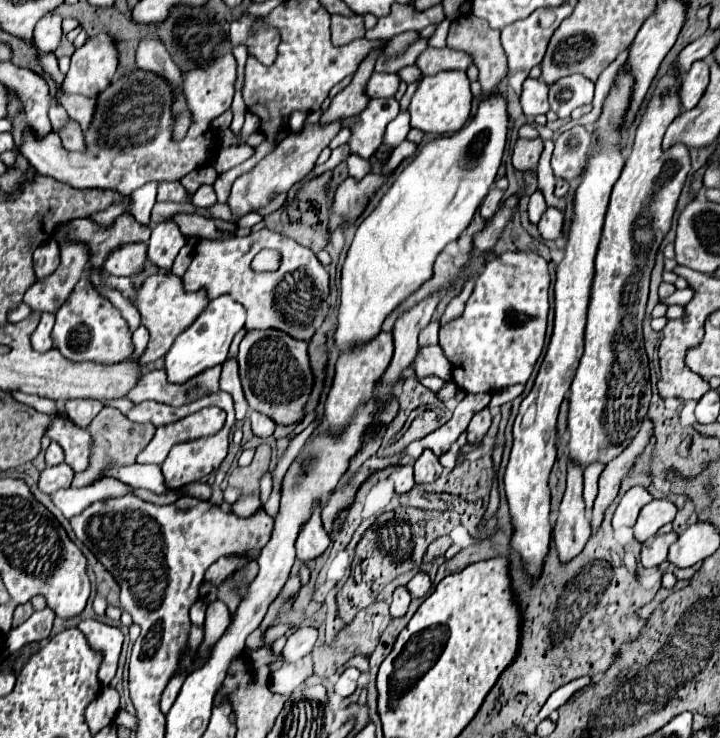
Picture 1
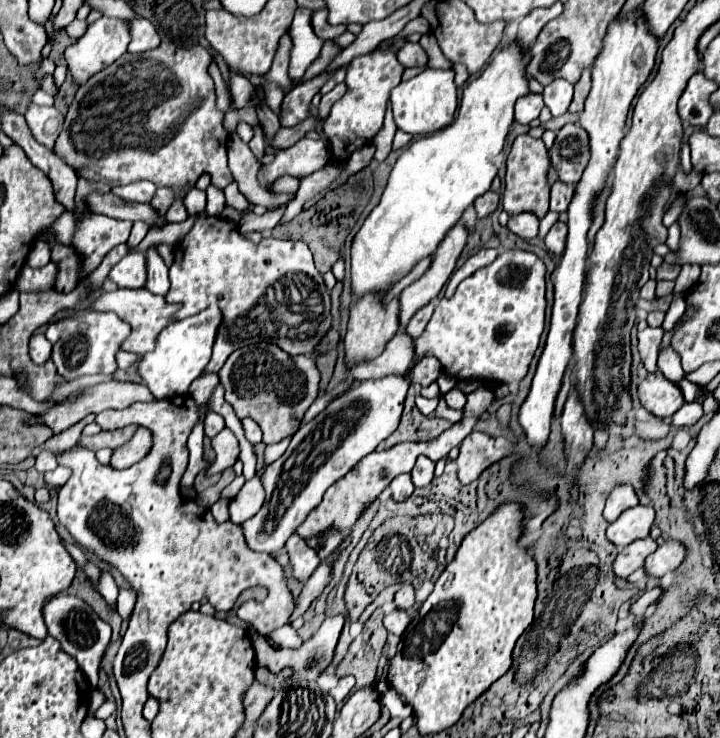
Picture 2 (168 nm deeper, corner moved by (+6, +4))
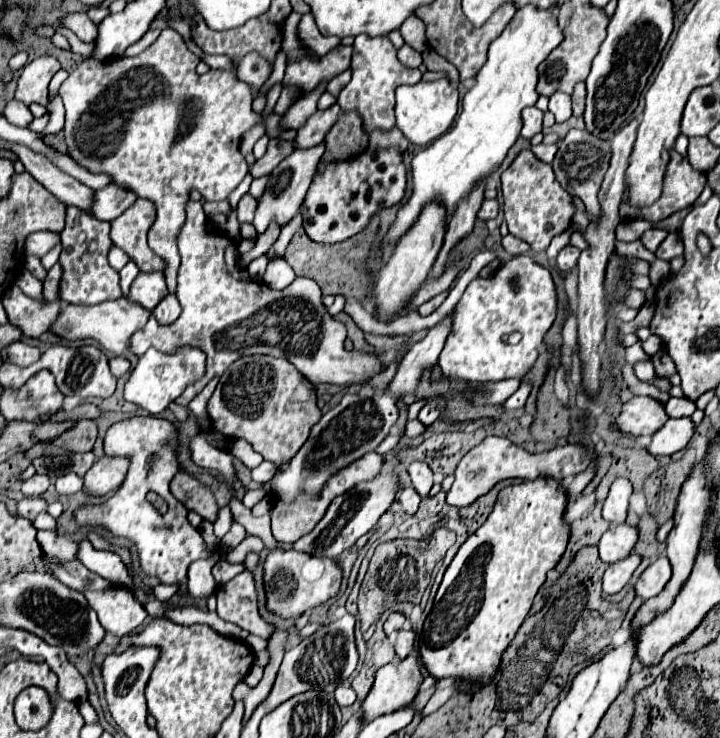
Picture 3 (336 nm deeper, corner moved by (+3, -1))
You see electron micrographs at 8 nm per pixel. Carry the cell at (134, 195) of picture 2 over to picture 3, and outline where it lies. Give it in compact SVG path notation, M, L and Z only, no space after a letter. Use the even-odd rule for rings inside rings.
M117 184L105 186L103 190L97 190L93 194L93 204L89 208L89 214L95 216L97 220L111 222L115 216L123 214L123 210L127 210L127 206L135 202L135 198L137 196L131 190L125 190Z

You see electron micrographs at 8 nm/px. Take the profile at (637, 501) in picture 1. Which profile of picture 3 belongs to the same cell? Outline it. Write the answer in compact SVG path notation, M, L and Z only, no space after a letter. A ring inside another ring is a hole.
M617 478L611 484L609 496L603 502L603 518L607 522L611 522L611 524L623 524L625 522L631 492L633 492L633 488L631 488L631 482L627 482L627 478Z

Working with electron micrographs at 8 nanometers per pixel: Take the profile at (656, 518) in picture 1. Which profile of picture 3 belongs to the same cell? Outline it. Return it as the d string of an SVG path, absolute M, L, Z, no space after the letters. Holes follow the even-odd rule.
M611 524L609 530L601 536L597 548L599 548L599 558L605 564L613 564L617 560L623 560L629 556L631 548L637 542L637 528L627 526L627 524Z

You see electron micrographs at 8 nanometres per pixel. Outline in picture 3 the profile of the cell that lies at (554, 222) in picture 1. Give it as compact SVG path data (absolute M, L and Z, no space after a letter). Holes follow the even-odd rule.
M565 246L561 252L559 252L559 256L557 256L557 268L561 270L561 272L569 272L569 270L573 270L575 266L577 266L577 258L579 258L579 250L577 248L573 248L573 246Z

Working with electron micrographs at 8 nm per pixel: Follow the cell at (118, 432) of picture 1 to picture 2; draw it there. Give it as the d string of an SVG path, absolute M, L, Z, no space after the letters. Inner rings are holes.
M128 425L114 431L100 431L92 437L82 437L80 443L90 449L104 449L104 447L116 449L116 447L122 447L126 441L130 441L136 431L138 431L138 425Z

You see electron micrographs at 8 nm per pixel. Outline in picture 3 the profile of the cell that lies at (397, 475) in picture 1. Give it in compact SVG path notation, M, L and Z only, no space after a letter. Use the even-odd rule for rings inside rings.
M403 488L399 494L399 502L407 514L415 514L421 502L421 496L413 488Z

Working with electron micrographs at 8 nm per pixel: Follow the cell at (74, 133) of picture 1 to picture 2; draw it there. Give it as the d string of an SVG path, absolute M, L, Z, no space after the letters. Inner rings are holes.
M32 103L24 117L26 117L28 127L30 127L32 135L36 137L36 141L42 143L44 147L52 149L62 131L64 113L60 113L56 107L38 107Z

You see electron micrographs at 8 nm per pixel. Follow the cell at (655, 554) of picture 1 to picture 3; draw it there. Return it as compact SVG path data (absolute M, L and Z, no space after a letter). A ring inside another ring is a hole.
M631 554L631 556L627 556L627 558L611 564L611 566L605 570L603 580L601 580L601 584L603 584L603 594L617 594L617 592L629 582L629 578L631 578L631 574L635 572L635 568L639 566L639 562L641 562L641 556Z

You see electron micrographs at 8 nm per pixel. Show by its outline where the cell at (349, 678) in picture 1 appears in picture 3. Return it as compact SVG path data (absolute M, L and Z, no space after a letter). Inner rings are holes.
M339 686L335 690L335 700L339 706L351 706L355 702L355 690L351 686Z

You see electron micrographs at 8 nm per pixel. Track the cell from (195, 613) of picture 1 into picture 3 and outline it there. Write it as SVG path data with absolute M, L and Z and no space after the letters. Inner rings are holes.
M217 550L213 552L209 558L205 560L197 560L193 562L189 568L187 568L187 588L193 596L199 596L199 598L209 598L209 594L215 590L215 580L213 580L213 566L225 558L225 552L223 550Z

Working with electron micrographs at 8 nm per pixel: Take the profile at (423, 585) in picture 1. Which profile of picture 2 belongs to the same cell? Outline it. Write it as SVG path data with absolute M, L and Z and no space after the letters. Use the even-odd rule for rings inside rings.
M412 583L402 585L402 589L394 597L394 605L400 609L406 609L406 611L414 605L414 585Z

